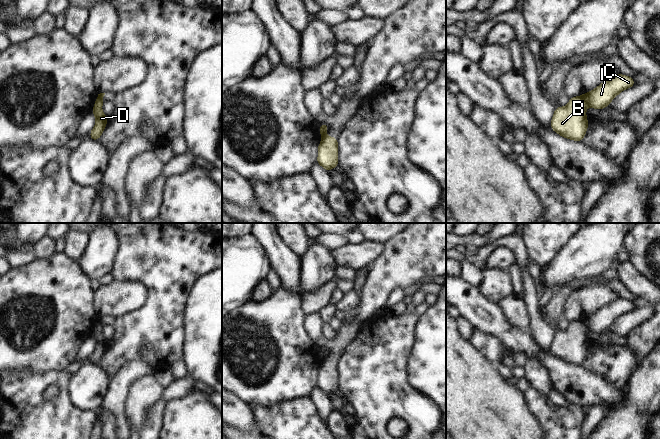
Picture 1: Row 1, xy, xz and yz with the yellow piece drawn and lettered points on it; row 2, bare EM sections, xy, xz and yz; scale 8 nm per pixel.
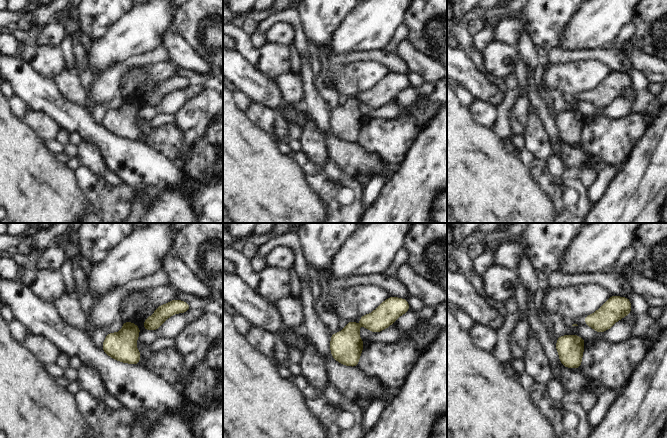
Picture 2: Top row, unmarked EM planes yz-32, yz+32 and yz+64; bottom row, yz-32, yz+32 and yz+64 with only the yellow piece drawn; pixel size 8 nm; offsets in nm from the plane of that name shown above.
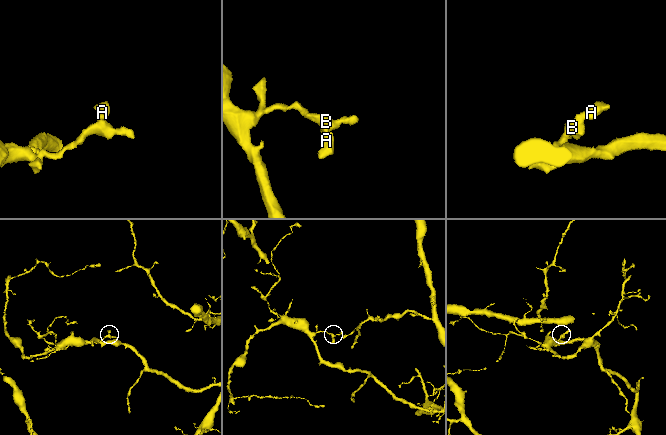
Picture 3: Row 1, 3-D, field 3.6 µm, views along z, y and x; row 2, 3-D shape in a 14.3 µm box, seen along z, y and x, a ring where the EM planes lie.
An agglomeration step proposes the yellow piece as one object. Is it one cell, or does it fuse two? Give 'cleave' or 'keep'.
cleave

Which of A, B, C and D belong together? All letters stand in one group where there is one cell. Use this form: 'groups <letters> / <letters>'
groups A C / B D

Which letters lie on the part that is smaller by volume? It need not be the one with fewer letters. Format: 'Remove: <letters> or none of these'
Remove: A, C.

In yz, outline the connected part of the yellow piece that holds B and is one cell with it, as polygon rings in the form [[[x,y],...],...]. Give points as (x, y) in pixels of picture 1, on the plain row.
[[[582,320],[570,321],[565,331],[556,331],[551,353],[564,362],[582,365],[588,352],[587,327]]]

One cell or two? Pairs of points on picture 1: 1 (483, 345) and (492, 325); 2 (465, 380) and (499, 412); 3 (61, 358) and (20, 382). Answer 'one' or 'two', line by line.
1: two
2: one
3: two

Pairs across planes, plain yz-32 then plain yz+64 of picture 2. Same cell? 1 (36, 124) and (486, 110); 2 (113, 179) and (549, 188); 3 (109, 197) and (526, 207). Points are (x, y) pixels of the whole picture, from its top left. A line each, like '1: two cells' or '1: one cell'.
1: one cell
2: two cells
3: two cells

